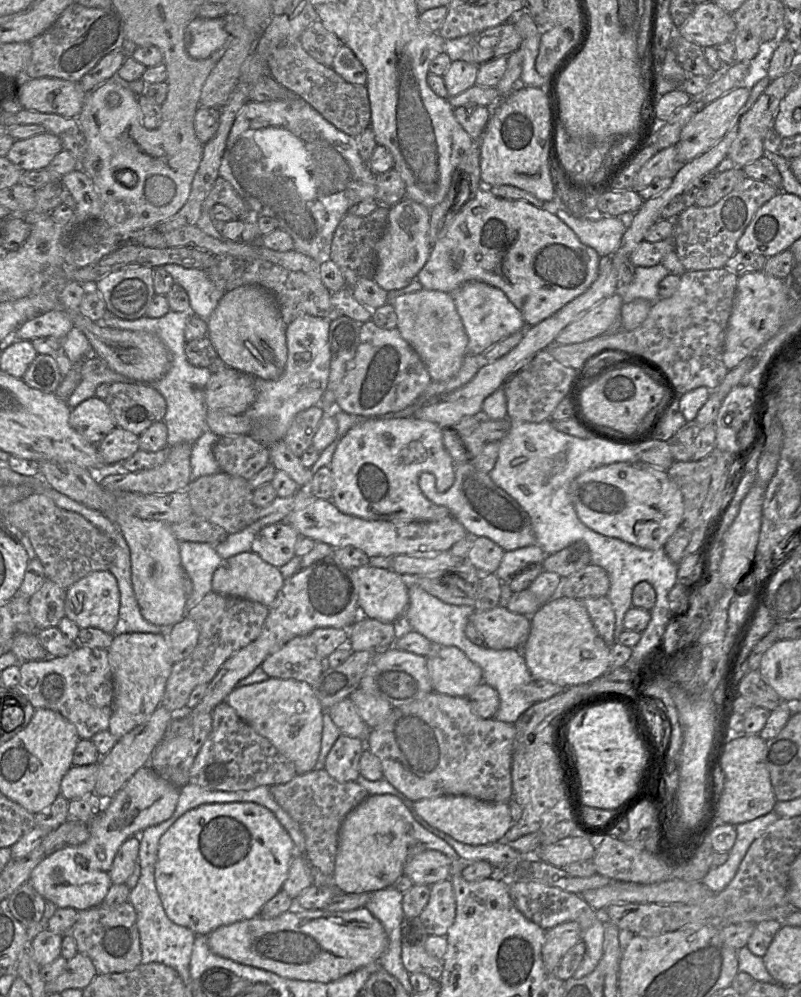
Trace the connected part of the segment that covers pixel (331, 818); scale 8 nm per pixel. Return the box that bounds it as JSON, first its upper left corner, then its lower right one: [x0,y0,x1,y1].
[270,769,369,877]

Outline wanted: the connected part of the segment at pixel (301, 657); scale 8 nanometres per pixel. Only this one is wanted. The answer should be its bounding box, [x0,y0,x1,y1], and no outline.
[261,635,326,685]

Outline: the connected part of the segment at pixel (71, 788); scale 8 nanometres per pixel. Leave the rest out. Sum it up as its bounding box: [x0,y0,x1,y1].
[60,762,99,801]

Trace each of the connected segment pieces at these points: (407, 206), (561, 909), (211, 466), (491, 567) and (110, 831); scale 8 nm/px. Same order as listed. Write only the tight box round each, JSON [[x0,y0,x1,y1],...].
[[373,198,430,290],[509,882,604,979],[190,430,220,481],[467,537,504,574],[28,765,180,911]]

